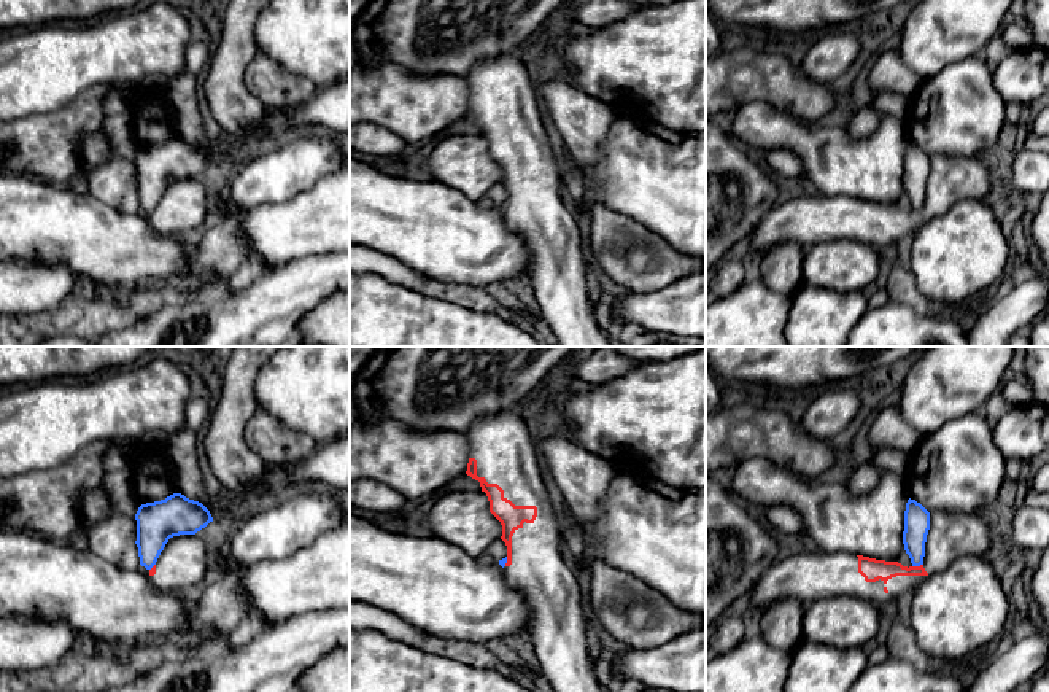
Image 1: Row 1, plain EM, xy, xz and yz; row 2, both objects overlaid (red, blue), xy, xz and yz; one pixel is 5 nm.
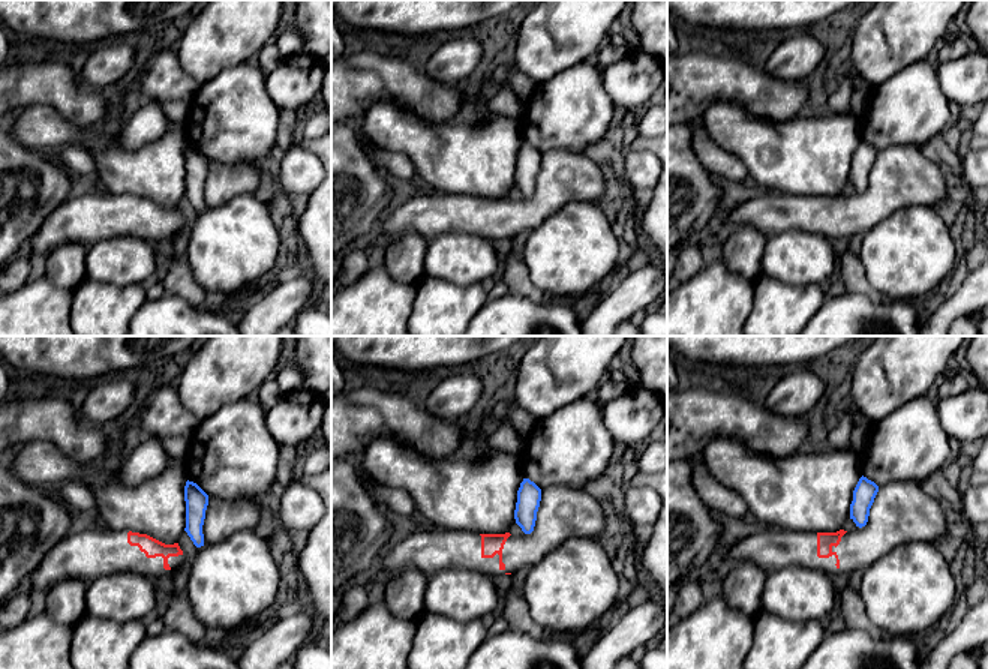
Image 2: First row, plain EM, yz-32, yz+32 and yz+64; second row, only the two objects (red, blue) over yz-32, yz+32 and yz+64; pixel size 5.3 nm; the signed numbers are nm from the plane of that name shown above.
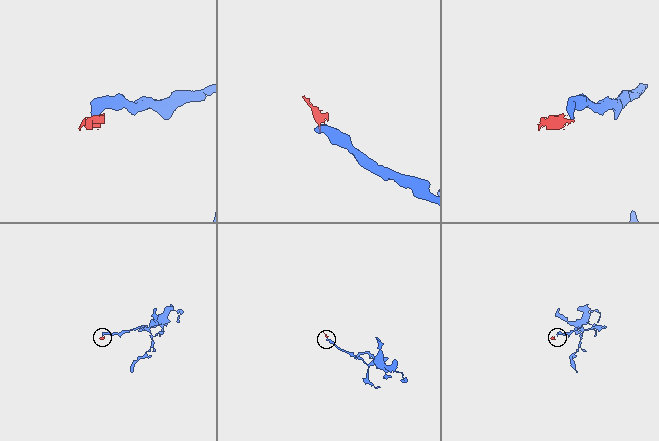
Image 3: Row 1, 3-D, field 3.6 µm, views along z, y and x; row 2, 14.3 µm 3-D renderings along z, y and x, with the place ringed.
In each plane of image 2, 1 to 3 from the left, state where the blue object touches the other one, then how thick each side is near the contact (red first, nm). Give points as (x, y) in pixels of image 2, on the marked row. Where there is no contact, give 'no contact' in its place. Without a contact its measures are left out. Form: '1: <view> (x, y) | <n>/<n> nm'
1: no contact
2: no contact
3: no contact

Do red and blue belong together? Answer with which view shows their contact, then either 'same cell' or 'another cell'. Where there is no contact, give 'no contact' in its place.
yz | another cell

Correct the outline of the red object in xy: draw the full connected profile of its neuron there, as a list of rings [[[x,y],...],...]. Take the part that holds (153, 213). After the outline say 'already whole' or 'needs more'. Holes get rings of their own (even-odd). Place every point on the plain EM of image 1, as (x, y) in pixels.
[[[195,178],[168,183],[156,208],[149,213],[149,226],[164,237],[207,226],[215,218],[215,204],[203,185]]]; needs more

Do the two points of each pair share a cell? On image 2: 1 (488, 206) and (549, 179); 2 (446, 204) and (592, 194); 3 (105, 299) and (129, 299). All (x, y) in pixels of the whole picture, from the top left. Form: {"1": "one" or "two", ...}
{"1": "one", "2": "one", "3": "one"}

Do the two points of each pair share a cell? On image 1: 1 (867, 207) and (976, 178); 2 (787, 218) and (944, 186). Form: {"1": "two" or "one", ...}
{"1": "one", "2": "one"}

